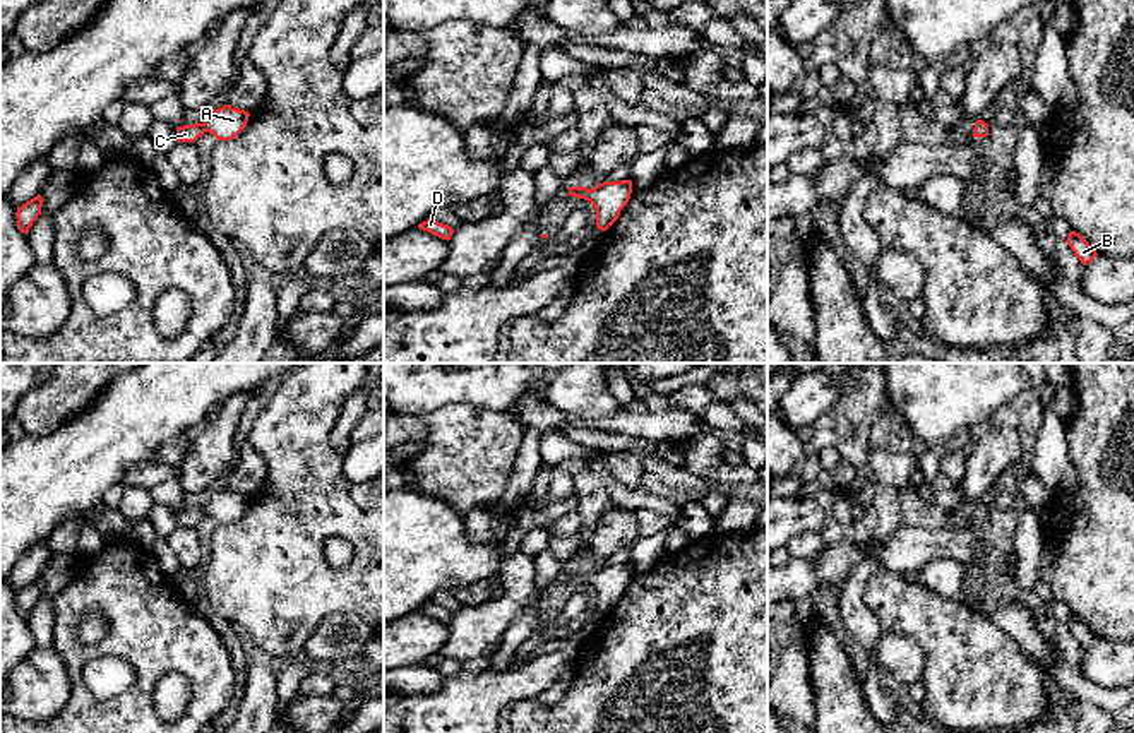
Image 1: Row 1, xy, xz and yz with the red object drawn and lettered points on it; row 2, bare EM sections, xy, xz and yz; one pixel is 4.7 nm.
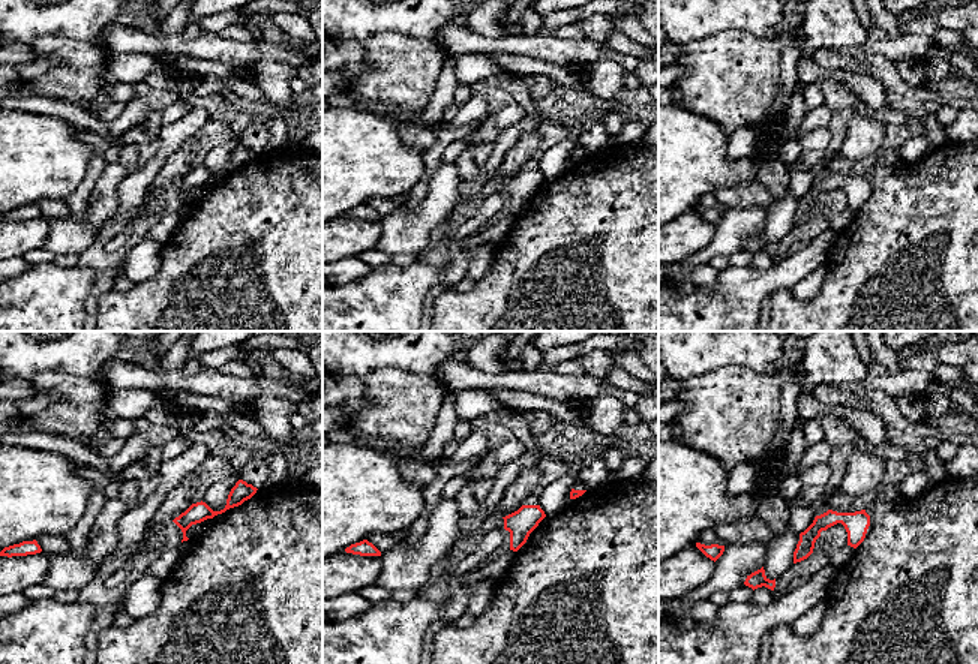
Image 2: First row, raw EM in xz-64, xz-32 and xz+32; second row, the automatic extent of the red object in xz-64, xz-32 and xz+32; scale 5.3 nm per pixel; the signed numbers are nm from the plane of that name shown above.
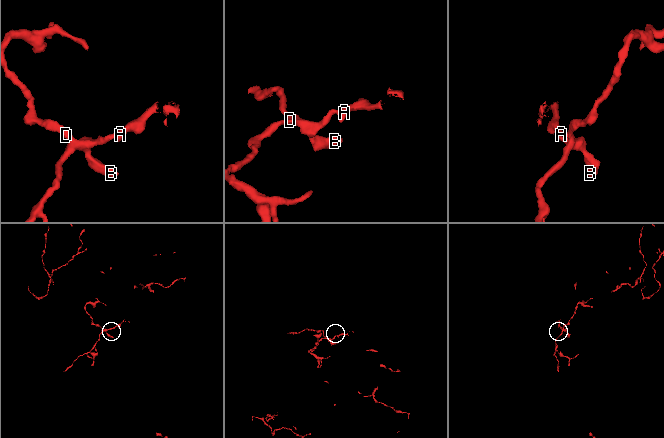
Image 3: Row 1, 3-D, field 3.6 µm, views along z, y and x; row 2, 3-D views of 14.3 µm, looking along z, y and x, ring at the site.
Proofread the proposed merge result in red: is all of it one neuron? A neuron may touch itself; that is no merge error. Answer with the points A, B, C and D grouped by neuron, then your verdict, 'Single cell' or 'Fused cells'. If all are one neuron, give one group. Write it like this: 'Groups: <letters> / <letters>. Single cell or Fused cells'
Groups: A B C D. Single cell

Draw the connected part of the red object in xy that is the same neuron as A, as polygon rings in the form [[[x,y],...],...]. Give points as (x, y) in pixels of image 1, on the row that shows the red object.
[[[224,104],[209,111],[202,123],[176,127],[176,140],[195,142],[206,132],[212,134],[218,140],[231,140],[247,127],[248,116],[248,111]]]

